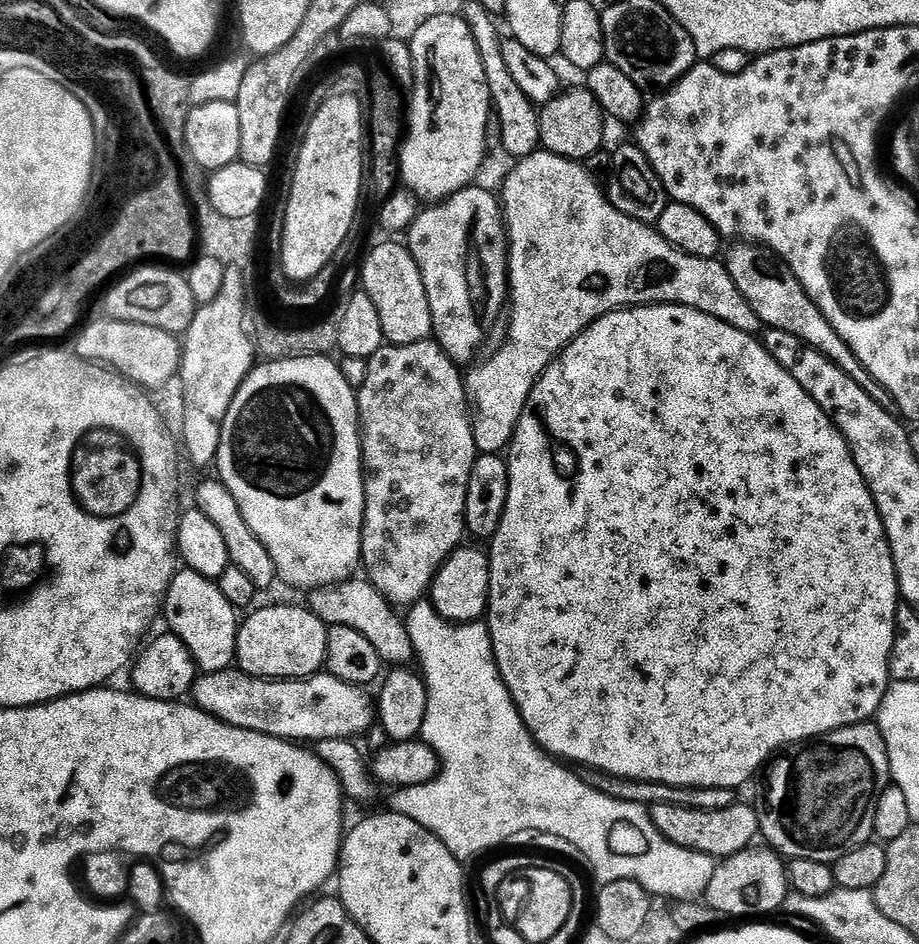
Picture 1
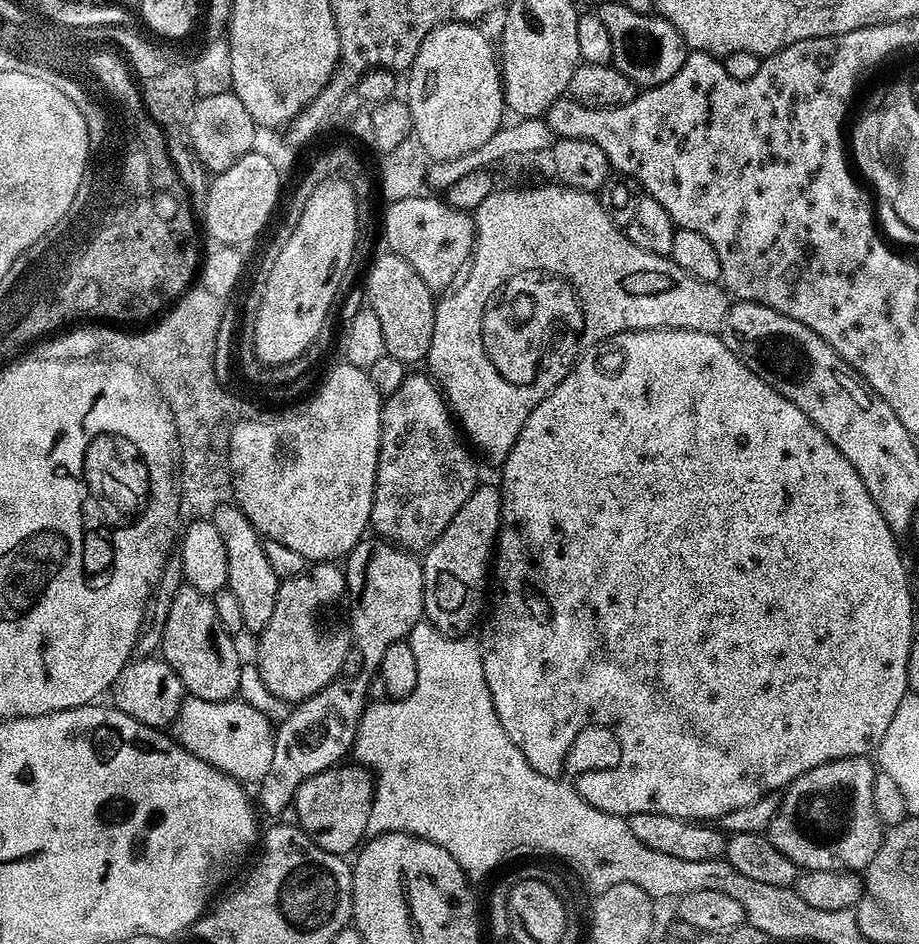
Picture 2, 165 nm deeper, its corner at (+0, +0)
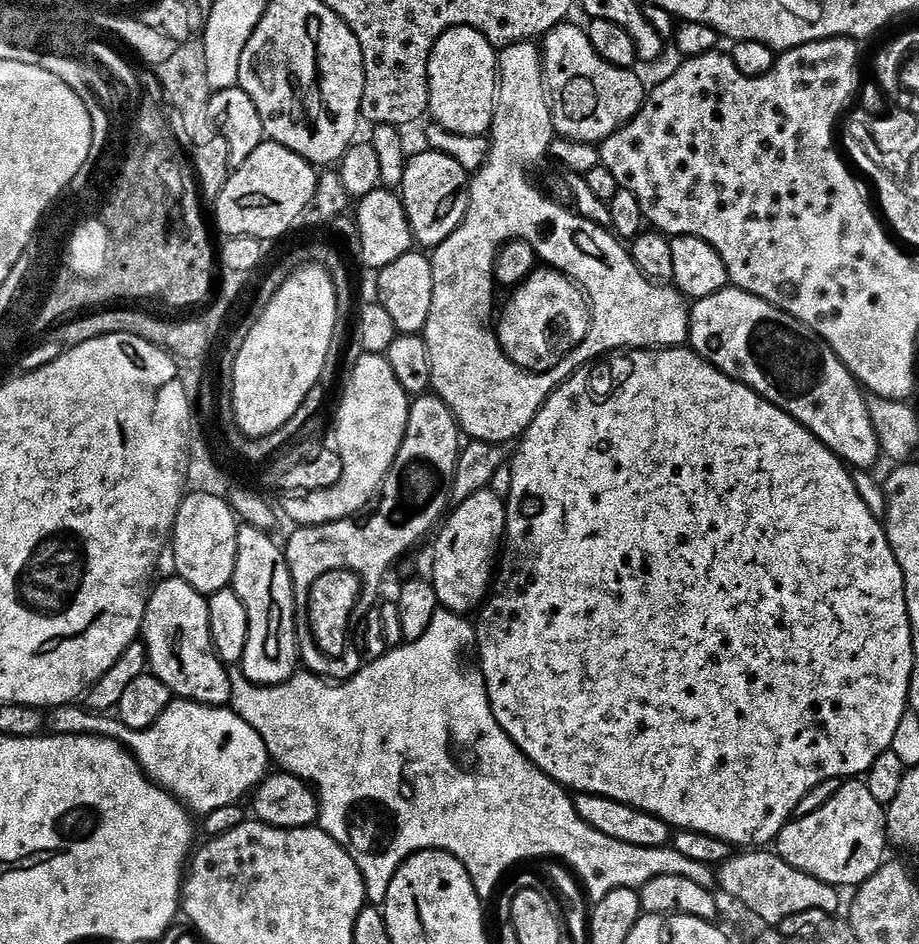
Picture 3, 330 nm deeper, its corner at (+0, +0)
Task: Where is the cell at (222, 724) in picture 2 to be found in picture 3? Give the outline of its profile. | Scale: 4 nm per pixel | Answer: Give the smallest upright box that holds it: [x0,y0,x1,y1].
[46,699,271,816]

